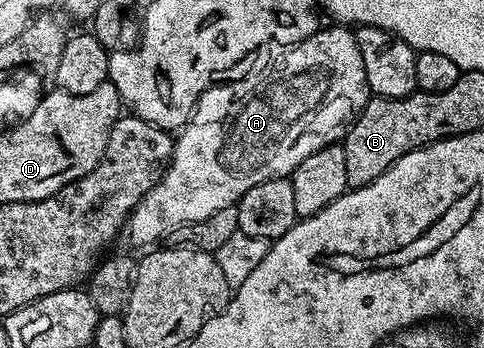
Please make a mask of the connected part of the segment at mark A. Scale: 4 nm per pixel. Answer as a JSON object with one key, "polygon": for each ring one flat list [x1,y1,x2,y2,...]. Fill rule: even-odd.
{"polygon":[[338,23,331,24,331,26,331,29,320,27,308,39,299,41,297,45,289,46,283,52,286,54,255,83,254,89,246,89,243,93,236,94,231,101,226,101,227,86,219,83,211,85,209,89,206,89,199,95,198,102,194,104,194,114,177,134,174,143,174,155,171,157,169,165,166,166,165,173,163,173,161,179,156,183,156,187,152,187,152,191,148,191,148,195,144,195,142,202,134,208,133,213,130,215,128,233,130,229,130,241,132,244,151,244,150,246,153,246,155,243,158,243,153,243,153,241,158,241,161,237,165,238,170,232,178,228,179,225,190,225,193,221,203,221,204,219,208,219,208,215,216,215,216,211,220,211,224,207,237,205,238,200,244,195,244,191,248,191,248,187,256,187,256,183,264,183,268,179,289,177,296,167,300,167,300,163,304,163,304,159,308,159,308,155,312,155,329,145,339,144,345,138,347,129,356,120,372,94,368,87,368,79,364,73,364,59,353,32]]}

